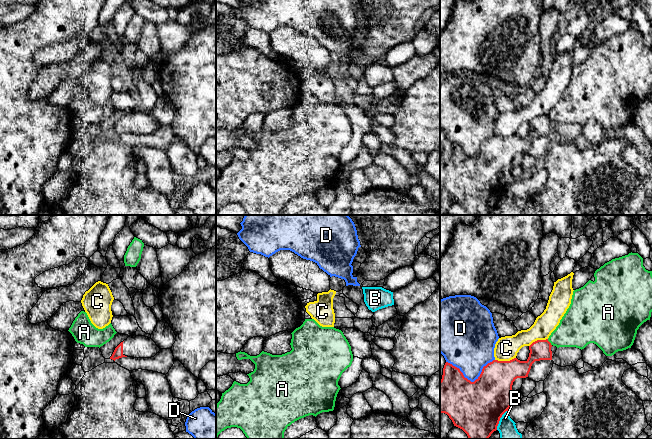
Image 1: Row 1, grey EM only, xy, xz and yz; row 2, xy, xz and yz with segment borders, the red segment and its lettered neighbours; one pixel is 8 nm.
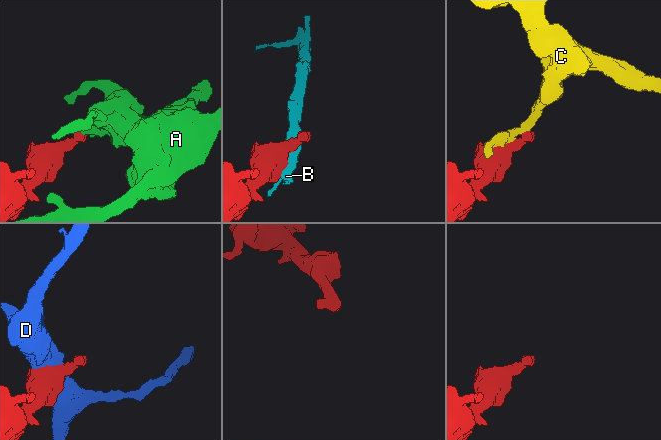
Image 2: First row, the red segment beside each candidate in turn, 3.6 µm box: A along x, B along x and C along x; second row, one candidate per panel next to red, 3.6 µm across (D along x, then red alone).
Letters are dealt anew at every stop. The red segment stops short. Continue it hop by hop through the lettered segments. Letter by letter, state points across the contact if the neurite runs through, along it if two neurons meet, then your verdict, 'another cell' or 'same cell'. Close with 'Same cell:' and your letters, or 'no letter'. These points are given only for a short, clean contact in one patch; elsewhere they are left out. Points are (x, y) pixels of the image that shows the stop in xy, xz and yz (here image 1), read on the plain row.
A: another cell
B: another cell
C: another cell
D: another cell
Same cell: no letter

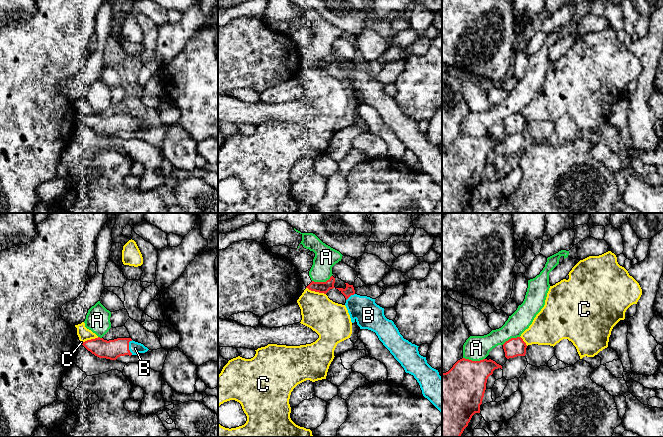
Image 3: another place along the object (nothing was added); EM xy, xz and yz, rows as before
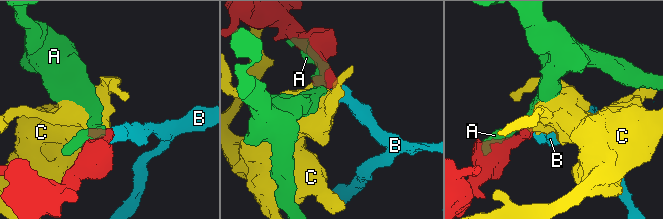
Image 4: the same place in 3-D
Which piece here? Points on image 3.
A: another cell
B: runs through xy (112, 125), (128, 123), (135, 124); same cell
C: another cell
Same cell: B

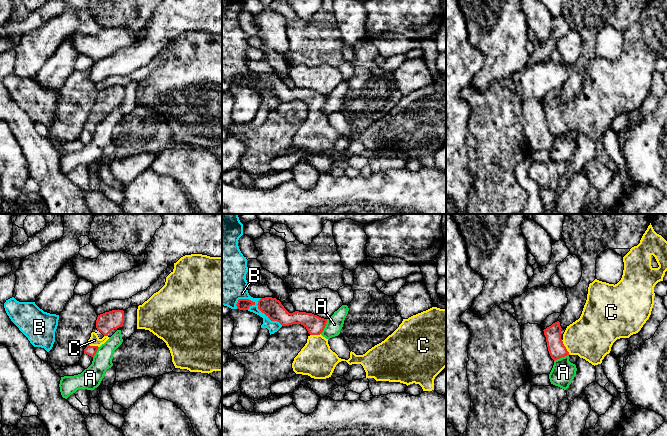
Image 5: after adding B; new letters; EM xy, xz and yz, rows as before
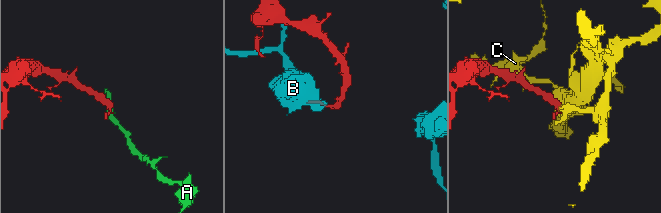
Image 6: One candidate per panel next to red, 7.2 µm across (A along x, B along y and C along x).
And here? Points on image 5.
A: another cell
B: another cell
C: runs through yz (556, 124), (565, 123), (579, 114), (591, 113); same cell
Same cell: C

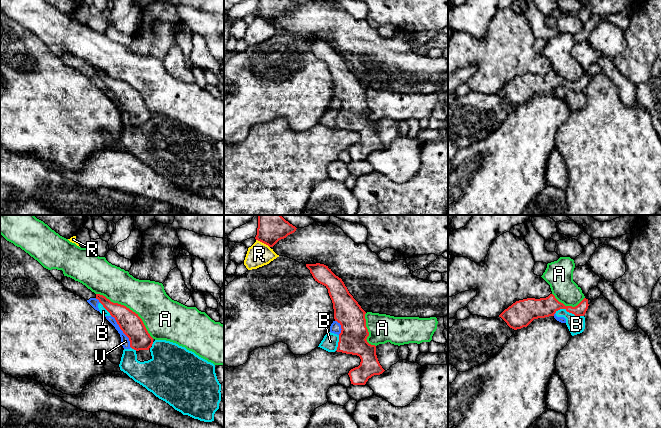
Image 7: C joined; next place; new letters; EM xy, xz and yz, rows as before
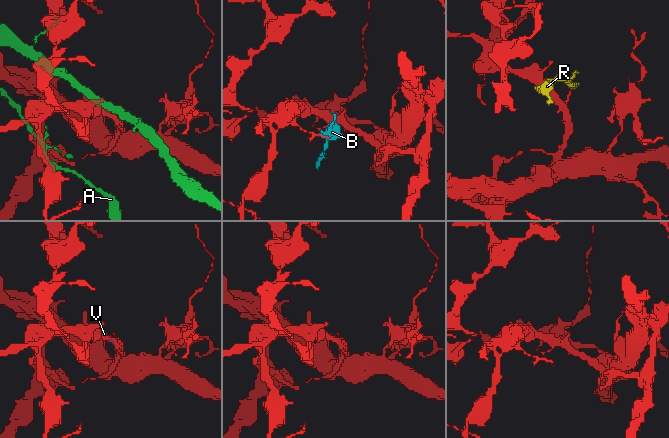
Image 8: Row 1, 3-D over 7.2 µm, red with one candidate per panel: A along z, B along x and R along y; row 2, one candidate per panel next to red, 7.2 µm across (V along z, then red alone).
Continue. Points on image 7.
A: another cell
B: another cell
R: another cell
V: another cell
Same cell: no letter

